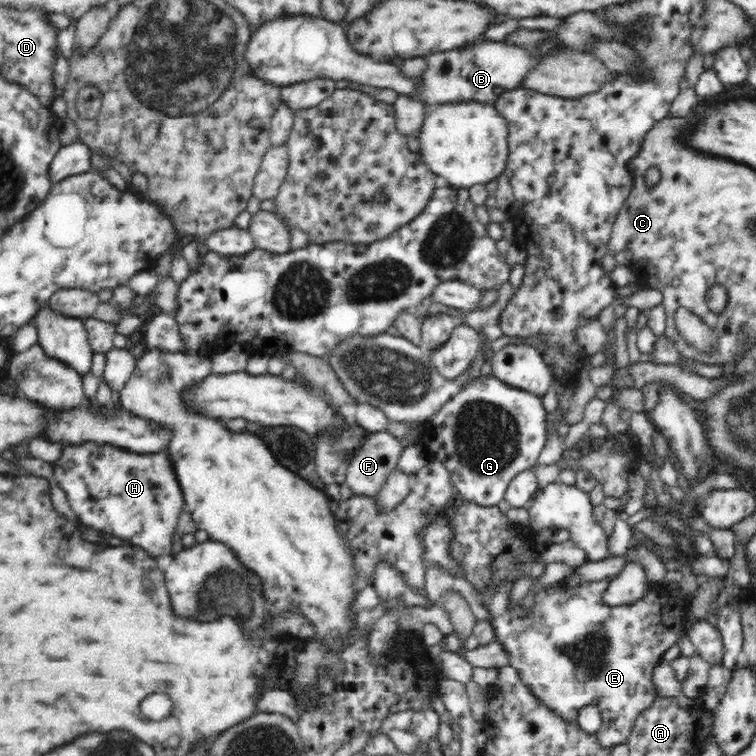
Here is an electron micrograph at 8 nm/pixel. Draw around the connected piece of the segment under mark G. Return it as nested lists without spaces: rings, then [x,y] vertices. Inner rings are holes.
[[[479,375],[476,379],[468,382],[464,385],[463,388],[452,398],[448,398],[433,416],[430,417],[425,425],[425,429],[422,434],[421,440],[426,445],[426,448],[429,450],[433,460],[440,461],[444,466],[450,471],[450,476],[454,486],[458,489],[460,496],[463,496],[470,503],[477,505],[492,506],[498,504],[503,500],[506,487],[509,482],[514,478],[514,476],[520,474],[521,472],[533,470],[536,460],[541,450],[544,448],[544,445],[547,443],[547,437],[545,433],[548,428],[545,426],[547,412],[542,406],[542,398],[525,392],[524,390],[519,390],[518,388],[509,386],[507,383],[504,383],[502,380],[498,379],[496,375]]]

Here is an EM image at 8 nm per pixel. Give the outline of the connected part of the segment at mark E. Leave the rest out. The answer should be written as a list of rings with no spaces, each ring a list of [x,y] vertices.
[[[600,581],[596,584],[585,584],[584,586],[575,588],[575,591],[562,593],[561,595],[560,593],[556,593],[556,591],[552,591],[552,587],[554,586],[552,585],[549,589],[539,592],[535,598],[535,606],[528,618],[523,617],[520,606],[511,612],[507,611],[508,590],[512,588],[512,585],[506,585],[502,587],[499,593],[487,604],[487,609],[495,615],[493,625],[497,640],[502,643],[505,649],[510,653],[511,665],[516,668],[516,670],[519,670],[521,680],[532,687],[533,693],[536,694],[538,698],[541,698],[552,710],[565,716],[565,718],[577,718],[578,710],[588,704],[598,706],[601,711],[601,717],[603,718],[602,726],[597,730],[598,738],[604,746],[611,747],[627,740],[637,716],[643,710],[650,708],[655,701],[657,694],[654,683],[652,683],[652,670],[661,662],[664,652],[668,650],[668,648],[672,648],[672,646],[676,644],[676,639],[682,634],[682,614],[684,614],[684,609],[682,609],[682,598],[672,597],[672,594],[668,592],[663,585],[658,588],[651,588],[650,596],[636,604],[618,607],[607,606],[602,599],[602,594],[607,585],[608,582],[606,581]]]

